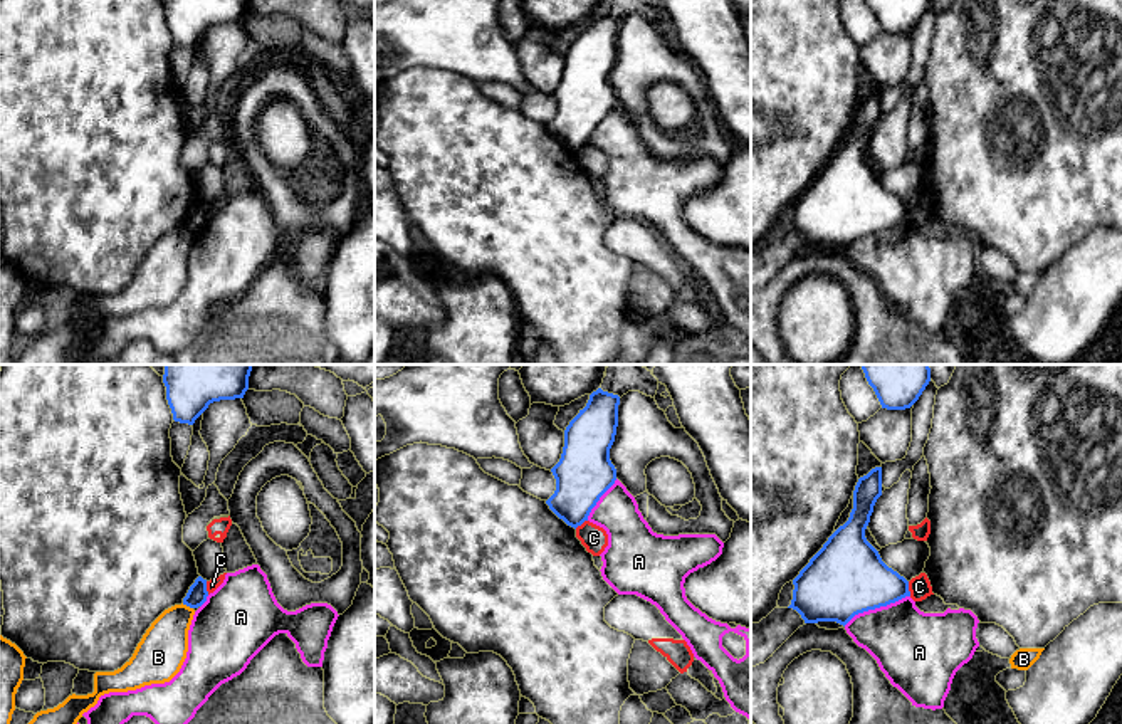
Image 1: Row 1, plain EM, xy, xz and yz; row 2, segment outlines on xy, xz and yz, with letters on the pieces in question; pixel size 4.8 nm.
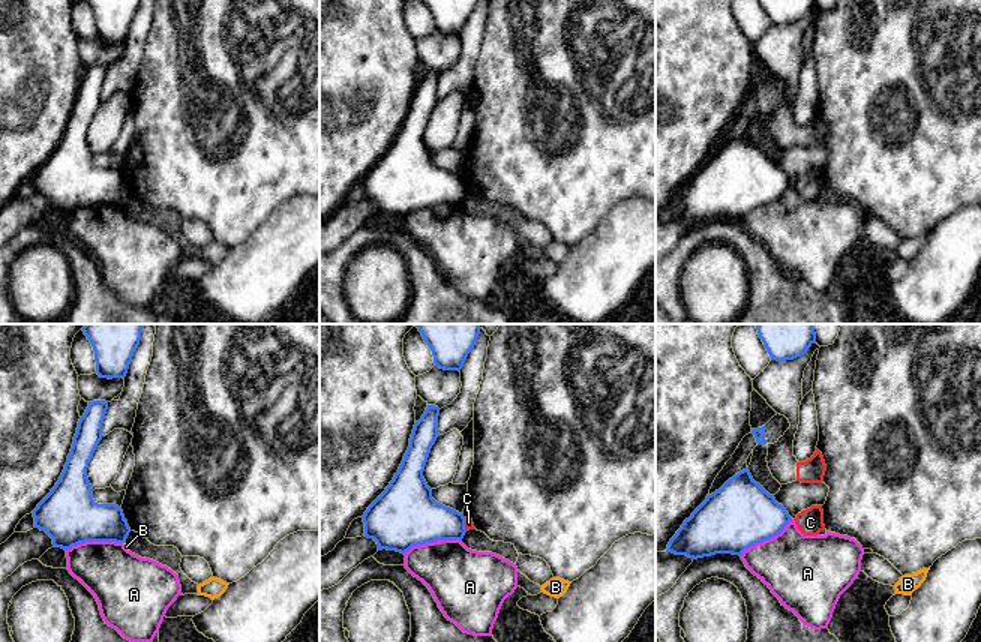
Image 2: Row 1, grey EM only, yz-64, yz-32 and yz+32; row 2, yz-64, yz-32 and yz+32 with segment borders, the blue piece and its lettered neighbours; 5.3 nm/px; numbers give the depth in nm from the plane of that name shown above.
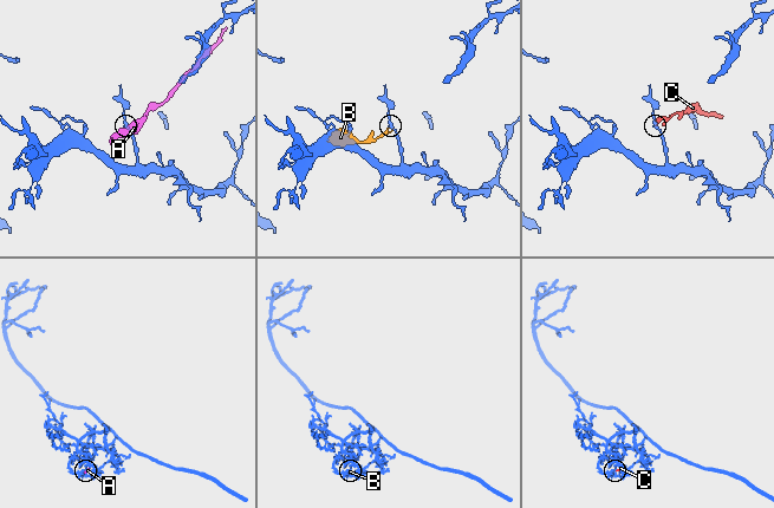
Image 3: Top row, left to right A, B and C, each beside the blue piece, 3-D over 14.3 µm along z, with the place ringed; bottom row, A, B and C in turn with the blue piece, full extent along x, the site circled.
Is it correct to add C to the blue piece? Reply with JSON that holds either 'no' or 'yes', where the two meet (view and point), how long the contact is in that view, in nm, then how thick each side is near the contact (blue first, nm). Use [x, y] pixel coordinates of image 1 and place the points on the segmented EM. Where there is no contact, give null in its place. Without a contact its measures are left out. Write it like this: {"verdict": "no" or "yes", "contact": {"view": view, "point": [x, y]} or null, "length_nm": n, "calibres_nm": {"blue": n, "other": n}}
{"verdict": "no", "contact": {"view": "yz", "point": [907, 588]}, "length_nm": 70, "calibres_nm": {"blue": 300, "other": 110}}

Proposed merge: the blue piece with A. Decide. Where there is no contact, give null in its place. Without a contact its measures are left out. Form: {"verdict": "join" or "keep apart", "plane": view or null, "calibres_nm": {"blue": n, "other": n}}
{"verdict": "keep apart", "plane": "yz", "calibres_nm": {"blue": 360, "other": 360}}

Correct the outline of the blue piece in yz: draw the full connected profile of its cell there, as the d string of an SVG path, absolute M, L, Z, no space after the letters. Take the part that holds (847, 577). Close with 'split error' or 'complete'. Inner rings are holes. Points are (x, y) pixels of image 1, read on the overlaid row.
M875 467L855 485L848 521L793 580L788 608L796 610L805 623L836 622L845 627L858 613L910 596L909 581L889 568L865 538L880 496L882 467Z | complete

